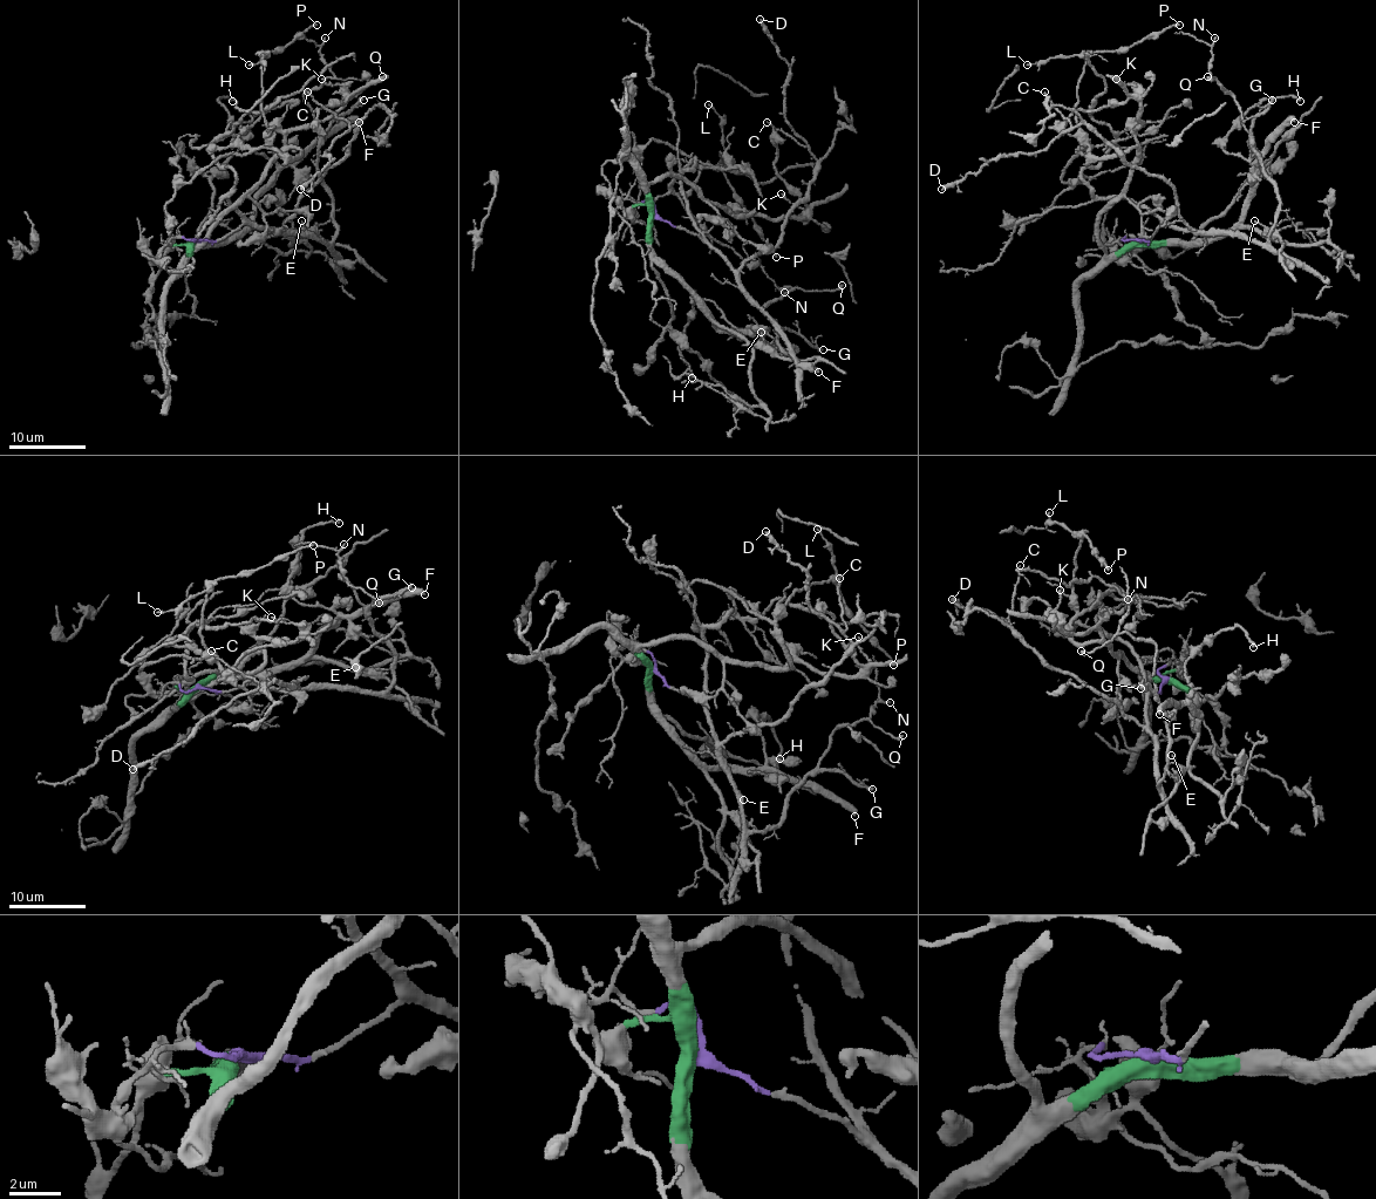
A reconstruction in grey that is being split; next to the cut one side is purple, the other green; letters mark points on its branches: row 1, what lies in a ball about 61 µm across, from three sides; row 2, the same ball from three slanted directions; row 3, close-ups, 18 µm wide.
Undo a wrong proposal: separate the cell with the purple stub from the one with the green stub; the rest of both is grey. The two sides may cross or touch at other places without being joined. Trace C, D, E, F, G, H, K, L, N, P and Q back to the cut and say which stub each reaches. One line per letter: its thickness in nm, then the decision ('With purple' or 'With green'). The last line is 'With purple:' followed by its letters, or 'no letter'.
C: Thickness 150 nm. With purple
D: Thickness 320 nm. With purple
E: Thickness 150 nm. With green
F: Thickness 440 nm. With green
G: Thickness 320 nm. With purple
H: Thickness 340 nm. With green
K: Thickness 180 nm. With green
L: Thickness 150 nm. With green
N: Thickness 170 nm. With purple
P: Thickness 200 nm. With green
Q: Thickness 360 nm. With purple
With purple: C, D, G, N, Q

